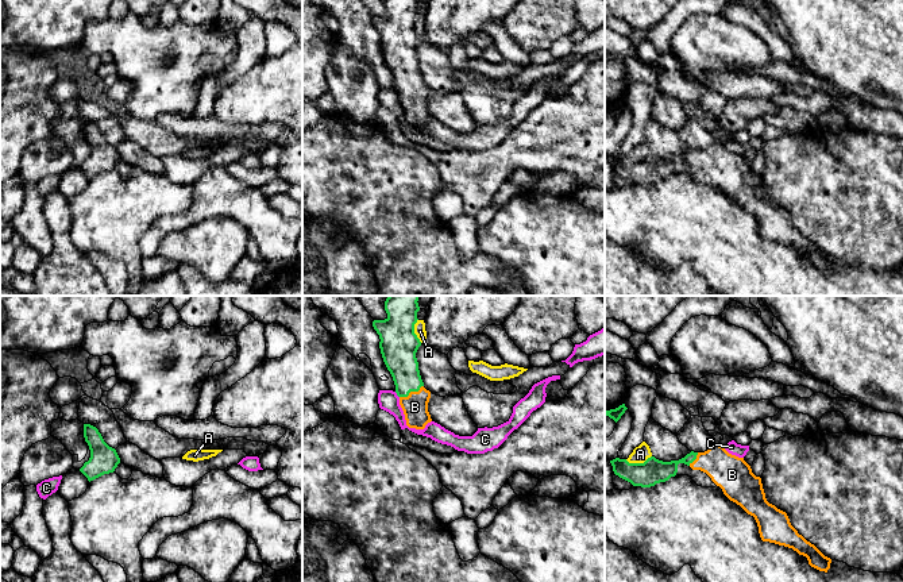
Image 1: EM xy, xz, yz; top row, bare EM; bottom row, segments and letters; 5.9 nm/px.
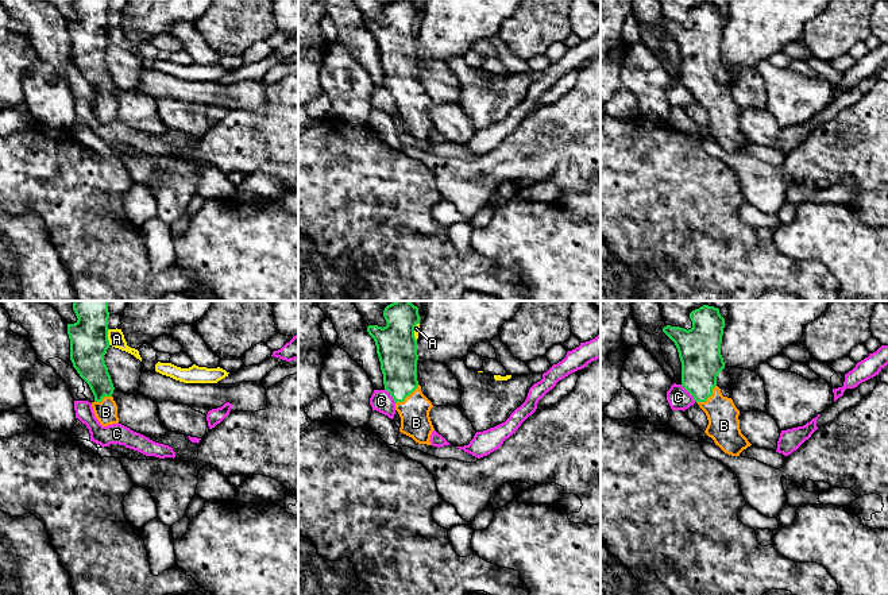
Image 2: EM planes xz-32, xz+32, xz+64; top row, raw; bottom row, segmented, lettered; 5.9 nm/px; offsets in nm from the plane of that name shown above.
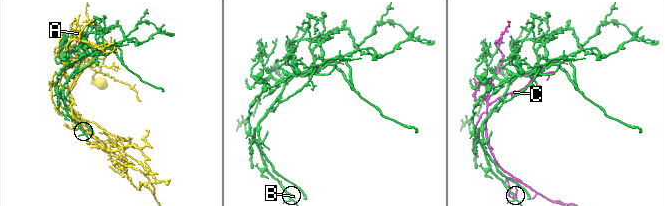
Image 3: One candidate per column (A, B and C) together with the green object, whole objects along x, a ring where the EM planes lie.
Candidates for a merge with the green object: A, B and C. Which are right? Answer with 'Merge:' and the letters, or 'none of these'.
Merge: B

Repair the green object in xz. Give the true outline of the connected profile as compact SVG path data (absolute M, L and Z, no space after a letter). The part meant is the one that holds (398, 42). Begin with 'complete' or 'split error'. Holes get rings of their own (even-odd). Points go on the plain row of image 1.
split error; M385 0L387 15L374 18L379 46L390 69L409 126L424 127L432 119L428 109L431 89L424 85L416 50L421 43L414 31L418 0Z

